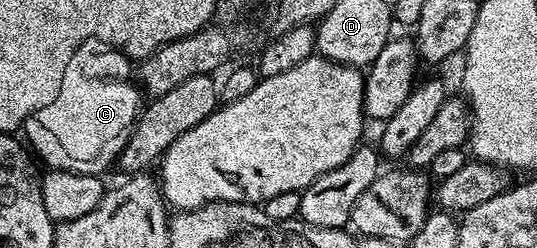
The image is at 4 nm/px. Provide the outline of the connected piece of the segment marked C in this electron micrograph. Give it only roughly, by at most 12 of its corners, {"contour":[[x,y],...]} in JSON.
{"contour":[[103,50],[28,117],[46,167],[99,176],[143,108],[129,60]]}

